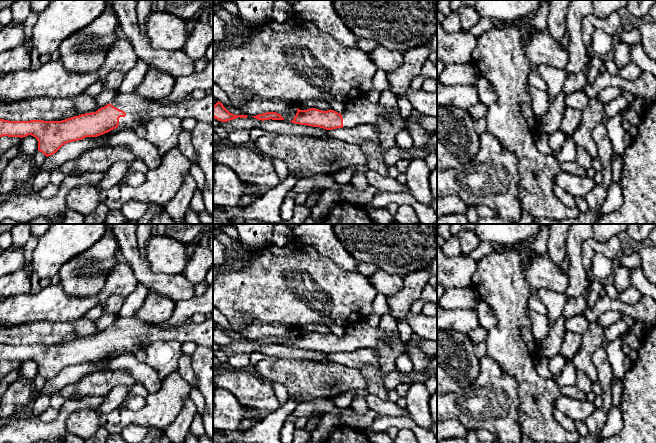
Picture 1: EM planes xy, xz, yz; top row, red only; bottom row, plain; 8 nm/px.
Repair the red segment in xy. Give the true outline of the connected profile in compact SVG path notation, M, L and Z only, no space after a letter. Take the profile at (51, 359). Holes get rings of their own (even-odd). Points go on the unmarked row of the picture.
M121 317L96 336L81 338L62 345L9 345L0 343L0 361L23 362L31 359L38 365L38 375L48 381L55 378L66 367L82 364L86 361L97 361L116 352L136 354L155 341L178 341L181 344L194 342L198 346L212 347L213 317L207 317L202 323L186 322L175 328L162 328L159 324L144 322L136 317Z

